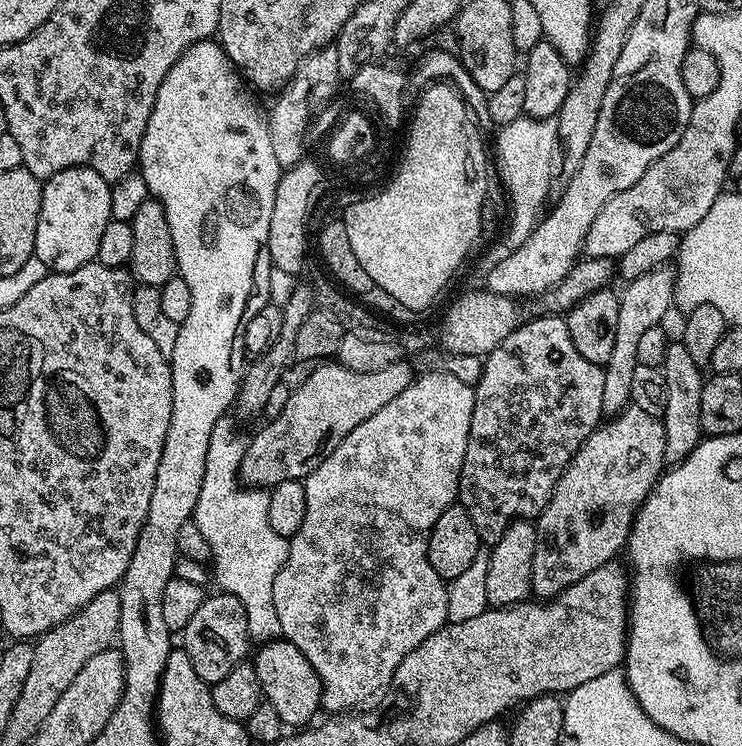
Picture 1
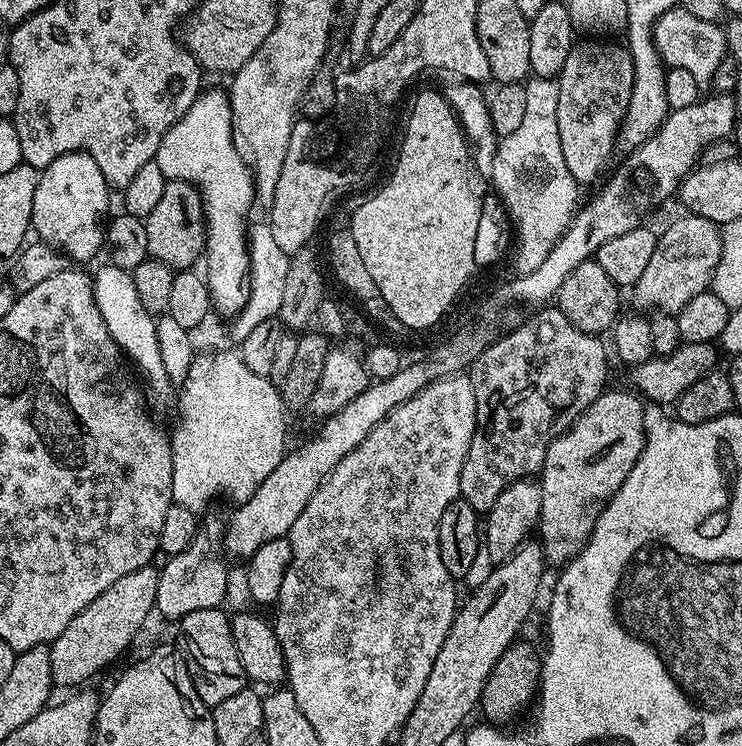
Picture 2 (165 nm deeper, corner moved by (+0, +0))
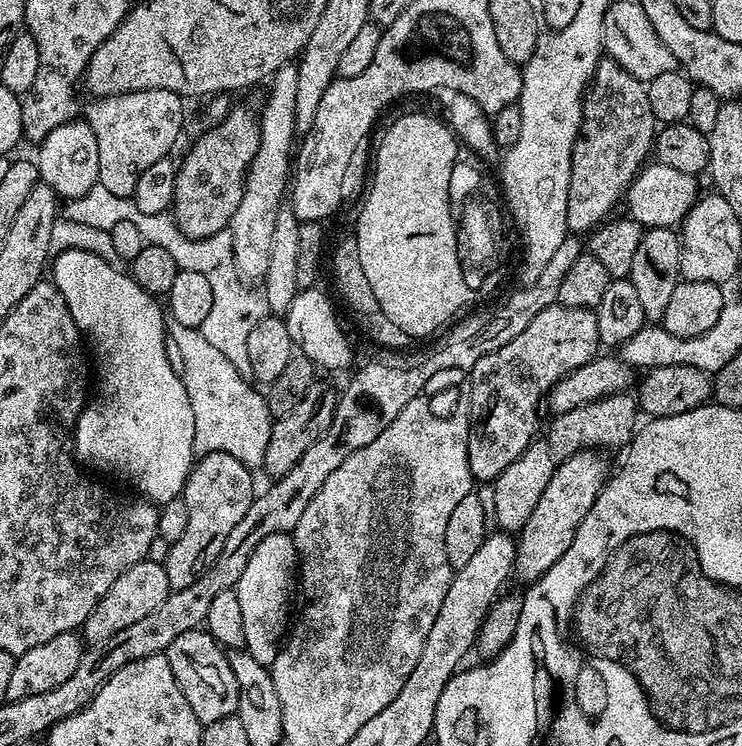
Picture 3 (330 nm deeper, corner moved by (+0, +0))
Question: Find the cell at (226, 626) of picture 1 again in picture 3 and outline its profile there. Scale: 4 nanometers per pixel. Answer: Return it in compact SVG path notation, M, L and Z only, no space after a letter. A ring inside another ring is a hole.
M203 627L186 630L186 634L178 634L174 642L170 642L167 653L170 670L174 670L176 685L182 690L186 702L190 702L190 710L194 710L194 718L198 718L201 726L210 722L218 722L218 718L236 715L238 698L238 682L234 678L234 670L230 670L228 652Z

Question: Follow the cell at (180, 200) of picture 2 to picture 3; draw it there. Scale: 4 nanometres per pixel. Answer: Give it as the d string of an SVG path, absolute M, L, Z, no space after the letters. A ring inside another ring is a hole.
M229 107L226 118L211 127L193 142L176 169L170 215L178 230L190 239L210 238L231 225L234 210L242 202L248 167L260 145L260 117L255 107Z

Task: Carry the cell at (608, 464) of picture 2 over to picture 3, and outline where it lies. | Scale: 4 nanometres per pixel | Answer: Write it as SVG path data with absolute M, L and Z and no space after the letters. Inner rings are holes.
M632 394L607 396L598 402L590 402L586 406L578 406L578 410L570 410L561 416L552 416L552 425L548 428L546 443L553 456L563 458L585 450L605 450L604 448L620 448L632 443L637 431L638 400Z

